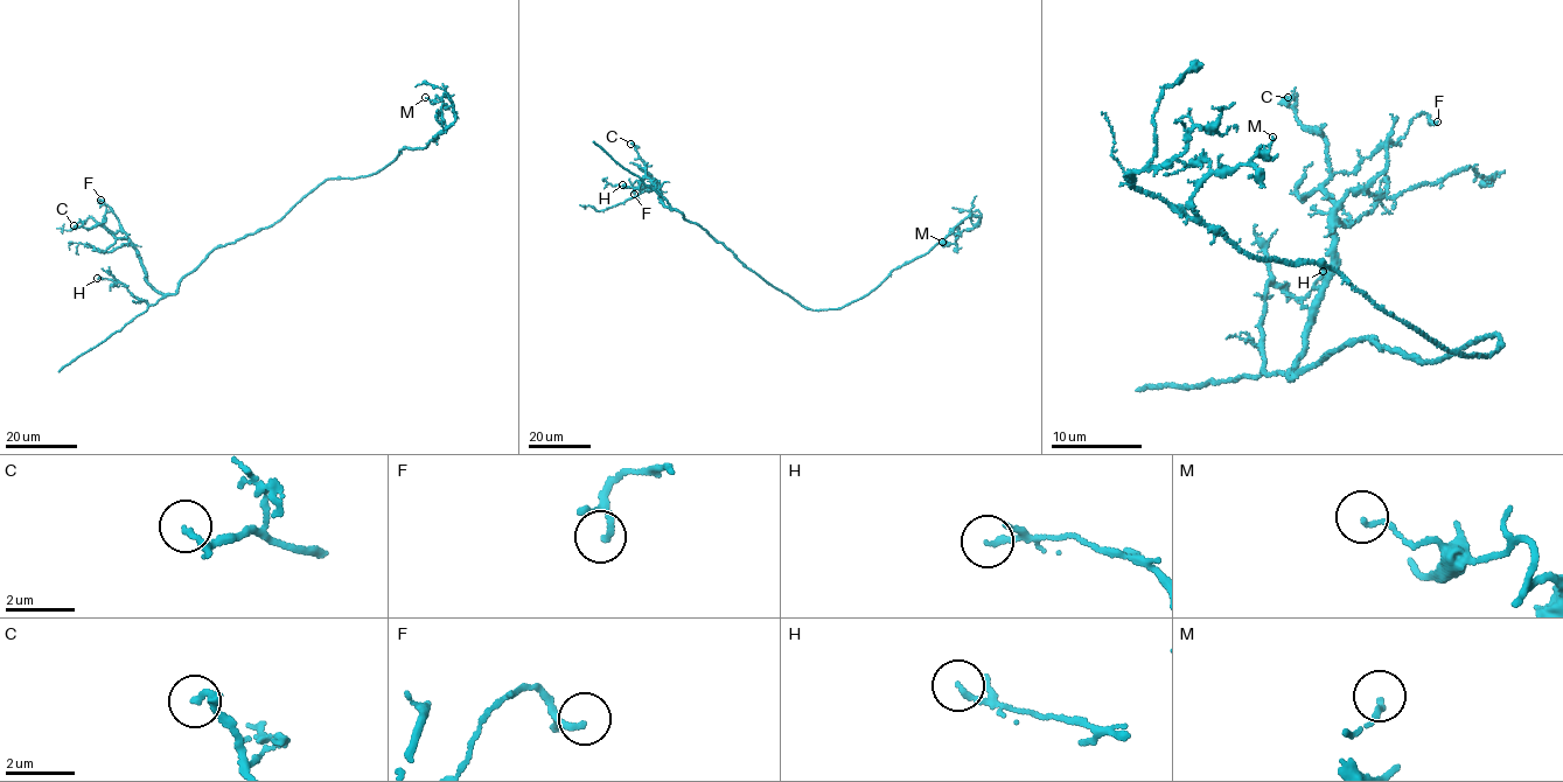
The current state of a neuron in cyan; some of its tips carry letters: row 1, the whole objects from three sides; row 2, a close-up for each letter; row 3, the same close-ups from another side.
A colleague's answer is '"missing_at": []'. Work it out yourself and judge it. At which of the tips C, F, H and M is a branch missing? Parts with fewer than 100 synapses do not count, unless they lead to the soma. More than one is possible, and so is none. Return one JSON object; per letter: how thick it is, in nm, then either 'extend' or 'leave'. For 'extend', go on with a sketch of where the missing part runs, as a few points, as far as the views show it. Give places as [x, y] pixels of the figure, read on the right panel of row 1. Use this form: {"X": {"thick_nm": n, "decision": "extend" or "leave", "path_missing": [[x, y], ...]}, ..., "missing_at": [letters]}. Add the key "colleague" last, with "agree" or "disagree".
{"C": {"thick_nm": 200, "decision": "leave"}, "F": {"thick_nm": 120, "decision": "leave"}, "H": {"thick_nm": 160, "decision": "leave"}, "M": {"thick_nm": 120, "decision": "leave"}, "missing_at": [], "colleague": "agree"}

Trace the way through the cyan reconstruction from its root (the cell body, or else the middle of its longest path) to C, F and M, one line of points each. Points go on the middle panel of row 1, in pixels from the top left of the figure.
C: (775, 287), (748, 269), (707, 230), (665, 207), (630, 144)
F: (775, 287), (748, 269), (707, 230), (665, 207), (656, 187), (649, 191), (647, 187), (637, 188), (634, 194)
M: (775, 287), (810, 309), (841, 308), (948, 236), (961, 234), (956, 244), (942, 242)

